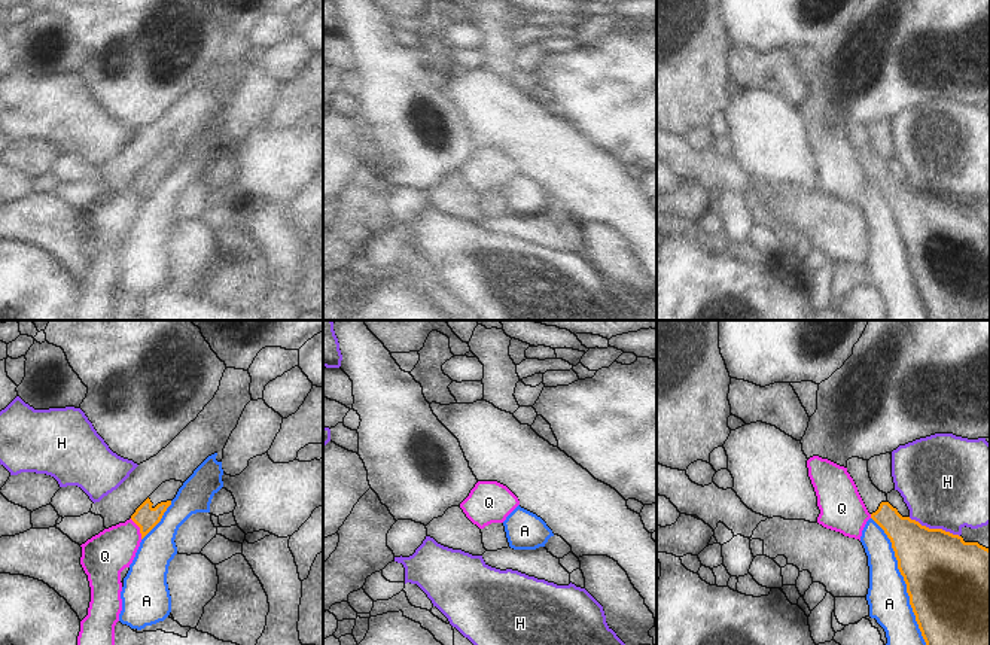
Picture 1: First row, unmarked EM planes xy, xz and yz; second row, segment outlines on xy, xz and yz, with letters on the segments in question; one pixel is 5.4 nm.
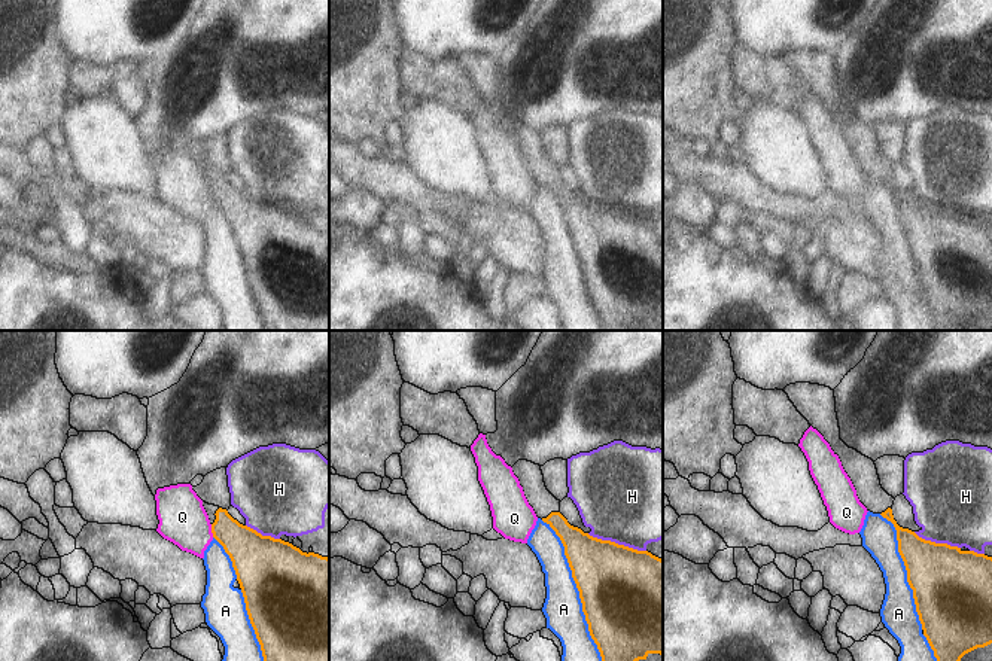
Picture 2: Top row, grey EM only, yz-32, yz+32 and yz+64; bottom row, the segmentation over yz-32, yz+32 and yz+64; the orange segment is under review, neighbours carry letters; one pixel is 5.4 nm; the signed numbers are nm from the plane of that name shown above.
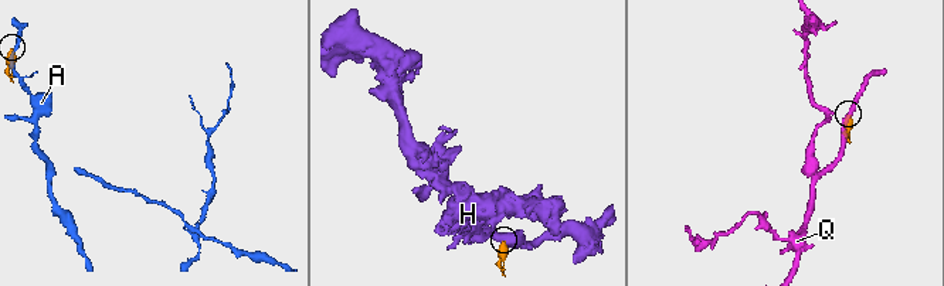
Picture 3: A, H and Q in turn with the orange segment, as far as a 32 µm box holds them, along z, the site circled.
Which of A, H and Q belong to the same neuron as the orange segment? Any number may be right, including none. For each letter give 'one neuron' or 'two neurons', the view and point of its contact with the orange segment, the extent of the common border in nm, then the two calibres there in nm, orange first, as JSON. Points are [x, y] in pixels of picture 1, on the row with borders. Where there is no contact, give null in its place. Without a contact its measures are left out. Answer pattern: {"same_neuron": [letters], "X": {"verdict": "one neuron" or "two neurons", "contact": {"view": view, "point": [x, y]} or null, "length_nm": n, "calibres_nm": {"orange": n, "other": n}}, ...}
{"same_neuron": [], "A": {"verdict": "two neurons", "contact": {"view": "yz", "point": [904, 580]}, "length_nm": 750, "calibres_nm": {"orange": 480, "other": 220}}, "H": {"verdict": "two neurons", "contact": {"view": "yz", "point": [934, 529]}, "length_nm": 300, "calibres_nm": {"orange": 420, "other": 480}}, "Q": {"verdict": "two neurons", "contact": {"view": "xy", "point": [140, 529]}, "length_nm": 130, "calibres_nm": {"orange": 130, "other": 240}}}

